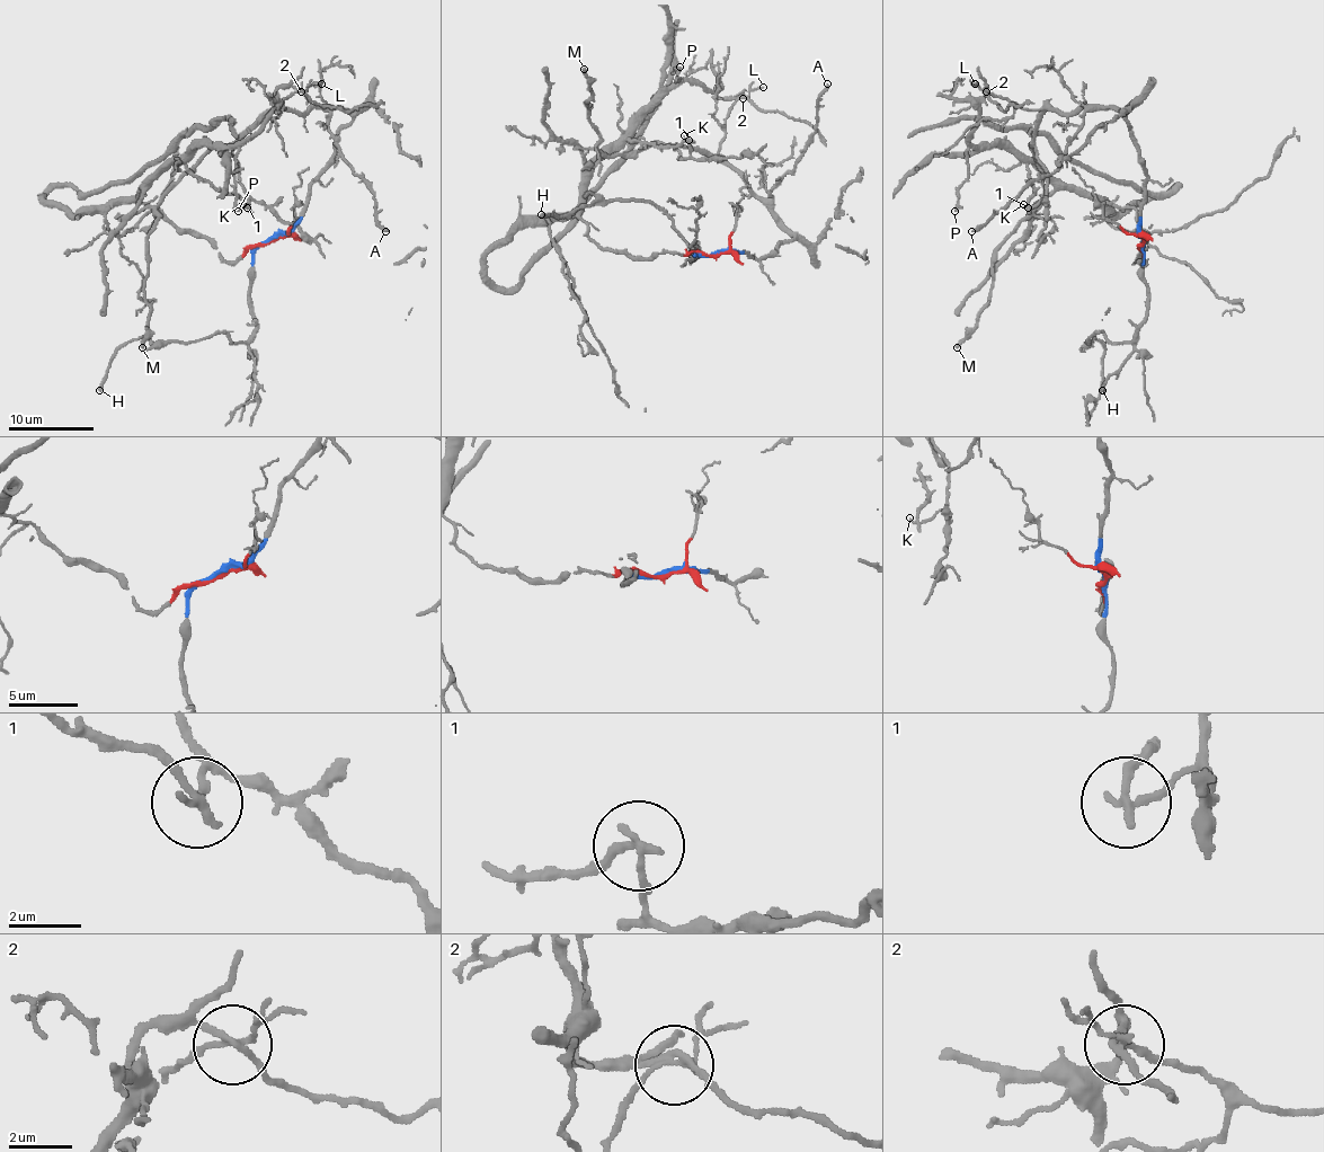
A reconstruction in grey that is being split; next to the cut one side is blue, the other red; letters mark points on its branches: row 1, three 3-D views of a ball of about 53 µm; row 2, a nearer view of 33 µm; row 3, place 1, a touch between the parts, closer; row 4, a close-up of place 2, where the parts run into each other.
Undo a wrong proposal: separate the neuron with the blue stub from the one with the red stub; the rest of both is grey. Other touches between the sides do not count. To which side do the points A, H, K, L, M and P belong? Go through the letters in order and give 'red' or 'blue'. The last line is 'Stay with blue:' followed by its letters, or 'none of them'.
A: blue
H: blue
K: blue
L: blue
M: blue
P: red
Stay with blue: A, H, K, L, M

